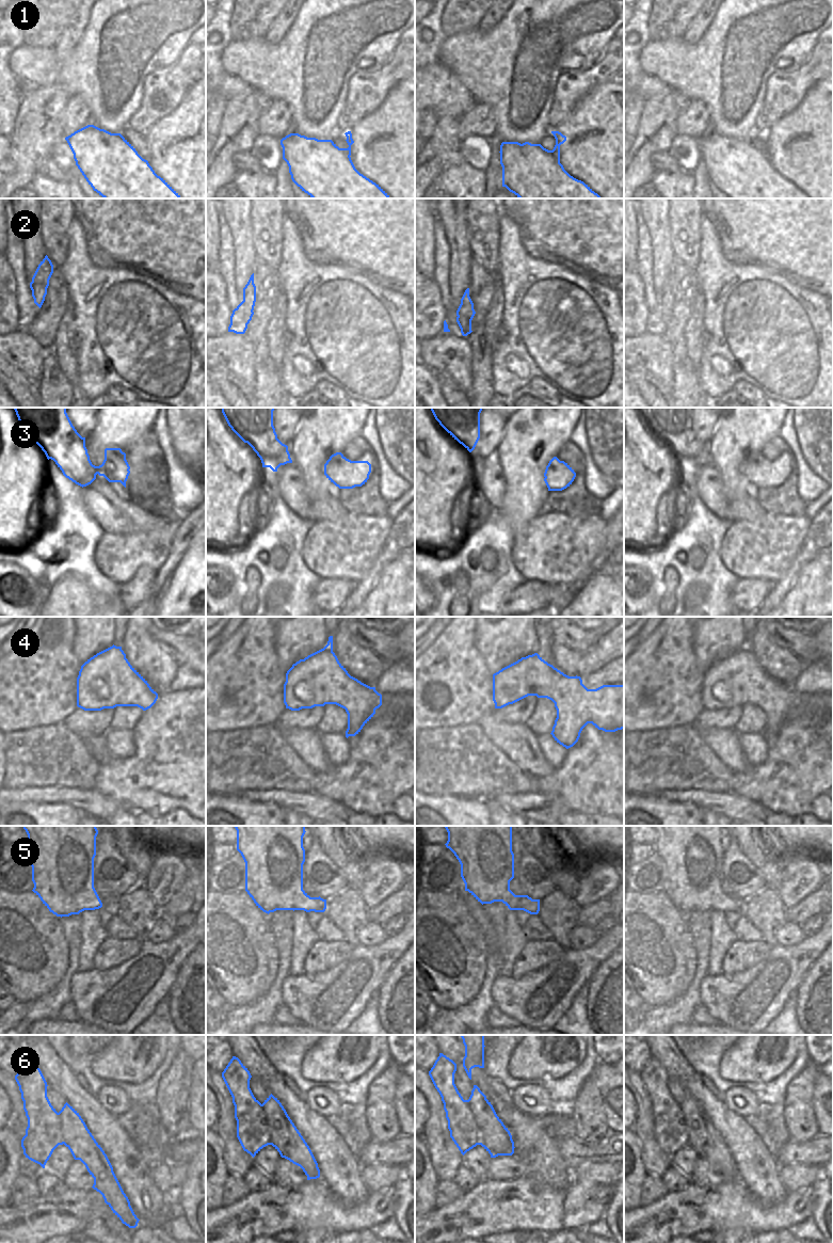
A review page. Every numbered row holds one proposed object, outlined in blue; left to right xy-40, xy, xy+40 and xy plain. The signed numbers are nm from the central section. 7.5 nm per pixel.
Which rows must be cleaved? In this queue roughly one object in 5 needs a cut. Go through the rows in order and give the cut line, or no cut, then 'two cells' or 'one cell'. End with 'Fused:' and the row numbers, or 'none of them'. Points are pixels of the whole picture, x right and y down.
1: no cut; one cell
2: no cut; one cell
3: cut in xy along (330, 458), (340, 460), (335, 484); two cells
4: no cut; one cell
5: no cut; one cell
6: no cut; one cell
Fused: 3

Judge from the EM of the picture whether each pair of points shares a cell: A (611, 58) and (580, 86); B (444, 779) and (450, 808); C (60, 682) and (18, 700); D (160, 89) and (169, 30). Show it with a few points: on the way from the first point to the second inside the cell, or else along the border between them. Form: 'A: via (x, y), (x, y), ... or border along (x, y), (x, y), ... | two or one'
A: via (604, 64), (588, 79) | one
B: border along (426, 793), (430, 795), (461, 795), (471, 798) | two
C: via (49, 687), (45, 687), (33, 699), (29, 699) | one
D: border along (182, 52), (174, 62), (154, 69), (143, 83) | two

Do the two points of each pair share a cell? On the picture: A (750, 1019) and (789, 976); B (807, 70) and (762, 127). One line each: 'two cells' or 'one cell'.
A: one cell
B: one cell

